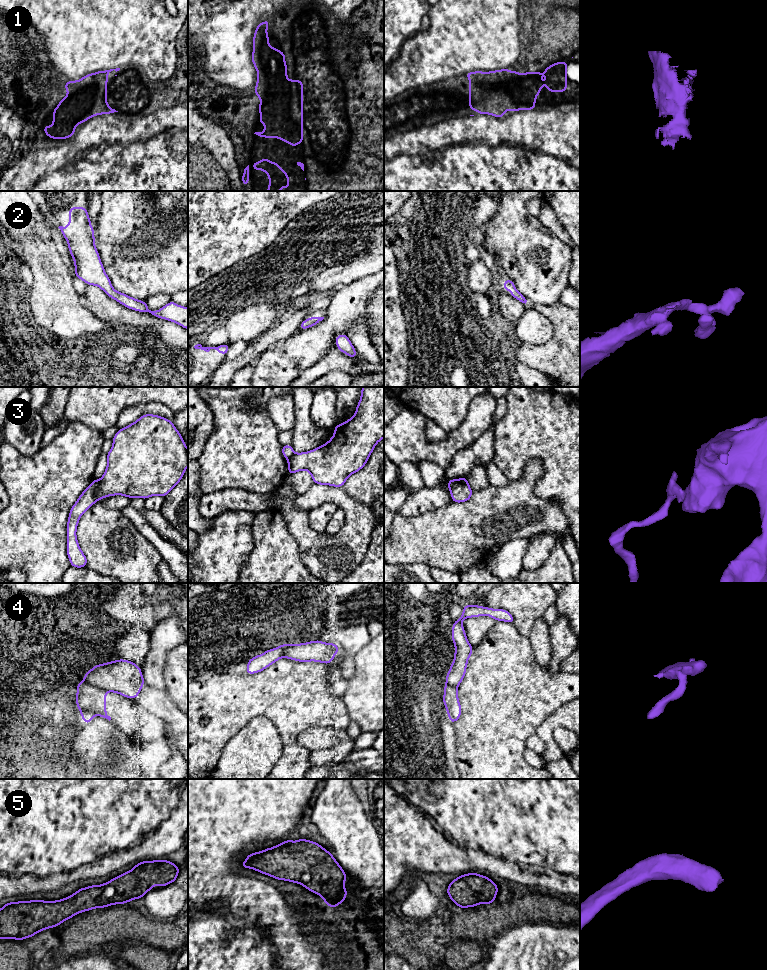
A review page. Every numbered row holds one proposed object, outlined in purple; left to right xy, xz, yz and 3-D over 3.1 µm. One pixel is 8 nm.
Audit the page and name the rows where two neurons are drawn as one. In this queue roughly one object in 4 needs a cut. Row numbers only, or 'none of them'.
3, 4

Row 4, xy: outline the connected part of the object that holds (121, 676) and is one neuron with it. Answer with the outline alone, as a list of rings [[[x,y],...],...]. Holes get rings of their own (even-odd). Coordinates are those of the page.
[[[124,659],[93,666],[84,674],[84,679],[104,691],[115,692],[130,699],[135,699],[144,685],[140,667]]]

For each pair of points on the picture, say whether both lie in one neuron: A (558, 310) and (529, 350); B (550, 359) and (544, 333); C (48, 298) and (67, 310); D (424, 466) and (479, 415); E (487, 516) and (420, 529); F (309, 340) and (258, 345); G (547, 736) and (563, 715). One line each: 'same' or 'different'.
A: same
B: different
C: same
D: different
E: same
F: different
G: same

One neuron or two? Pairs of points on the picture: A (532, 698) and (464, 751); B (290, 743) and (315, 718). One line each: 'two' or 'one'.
A: one
B: one

